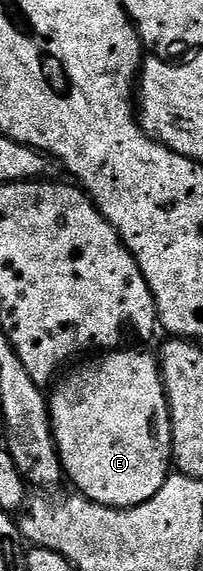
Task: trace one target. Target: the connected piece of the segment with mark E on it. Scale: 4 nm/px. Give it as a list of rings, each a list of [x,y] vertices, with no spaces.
[[[109,350],[100,359],[90,359],[93,360],[90,364],[75,369],[61,385],[58,383],[52,389],[53,396],[51,392],[48,397],[53,437],[68,483],[73,483],[80,495],[108,508],[134,508],[155,498],[171,474],[173,458],[169,399],[161,380],[158,357],[149,352],[125,351]]]

